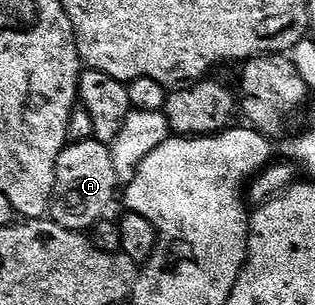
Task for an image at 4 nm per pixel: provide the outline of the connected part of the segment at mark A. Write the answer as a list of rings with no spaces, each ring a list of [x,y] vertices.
[[[71,141],[61,151],[57,159],[55,172],[55,200],[51,203],[50,220],[56,221],[61,227],[76,231],[90,230],[92,225],[104,220],[108,216],[107,208],[115,201],[115,192],[120,192],[121,186],[117,179],[117,171],[113,171],[113,155],[111,147],[100,141]]]

